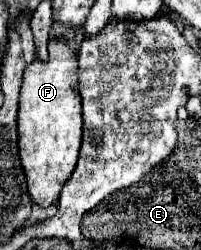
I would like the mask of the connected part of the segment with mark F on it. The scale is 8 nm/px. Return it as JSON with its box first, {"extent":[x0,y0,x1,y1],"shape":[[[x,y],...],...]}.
{"extent":[19,40,81,208],"shape":[[[51,40],[49,42],[49,60],[43,64],[39,60],[31,62],[27,70],[23,72],[23,84],[21,84],[21,98],[19,98],[19,156],[21,164],[27,176],[27,188],[31,194],[31,200],[39,204],[41,208],[49,208],[57,204],[61,188],[65,186],[67,178],[73,174],[79,148],[81,148],[81,96],[77,88],[77,58],[67,48],[63,40]]]}

